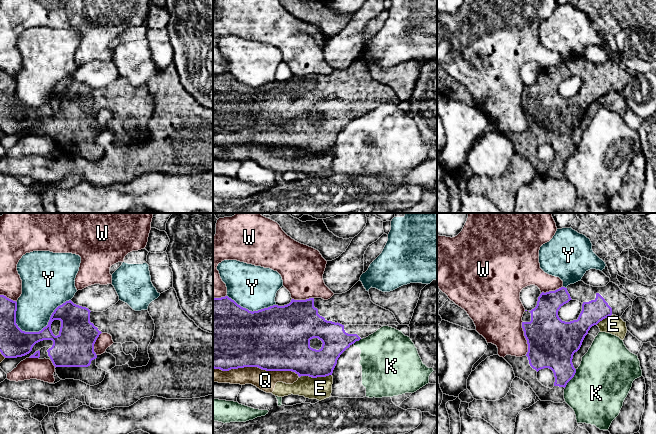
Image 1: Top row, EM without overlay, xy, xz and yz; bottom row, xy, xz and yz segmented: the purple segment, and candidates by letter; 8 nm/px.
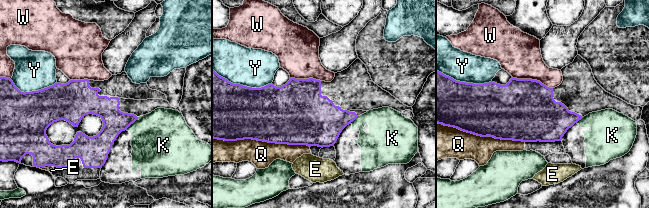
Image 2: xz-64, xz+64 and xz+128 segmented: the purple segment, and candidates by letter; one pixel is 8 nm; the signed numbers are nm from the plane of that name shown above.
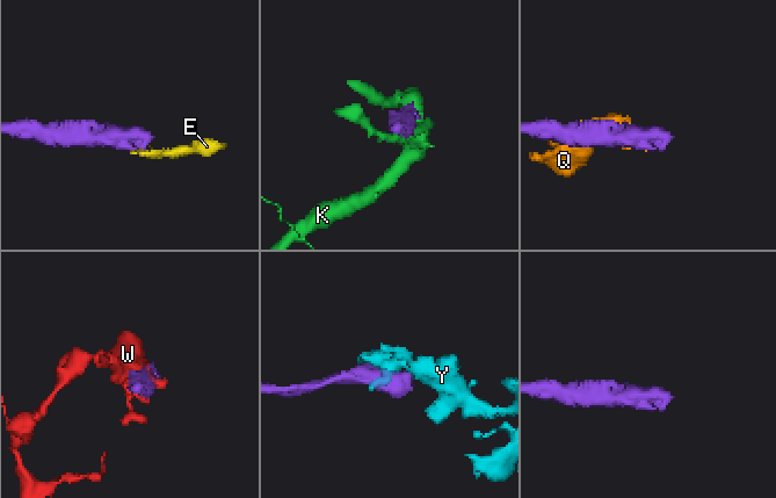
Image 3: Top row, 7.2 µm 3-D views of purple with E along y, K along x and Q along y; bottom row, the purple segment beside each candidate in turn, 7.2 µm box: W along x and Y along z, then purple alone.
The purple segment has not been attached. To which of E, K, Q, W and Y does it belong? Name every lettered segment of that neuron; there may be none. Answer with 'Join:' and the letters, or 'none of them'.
Join: none of them

